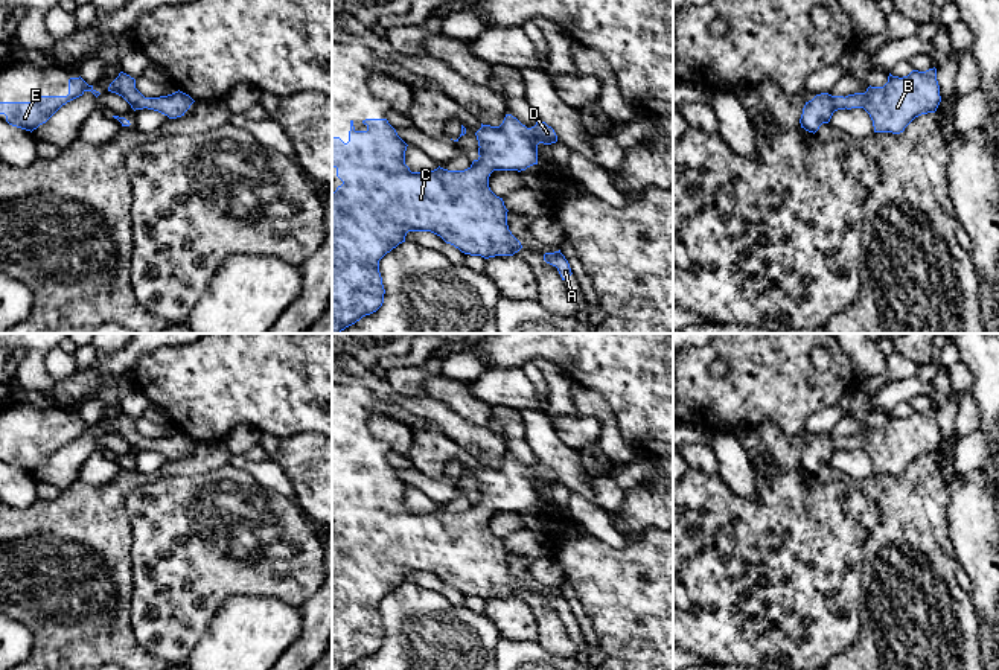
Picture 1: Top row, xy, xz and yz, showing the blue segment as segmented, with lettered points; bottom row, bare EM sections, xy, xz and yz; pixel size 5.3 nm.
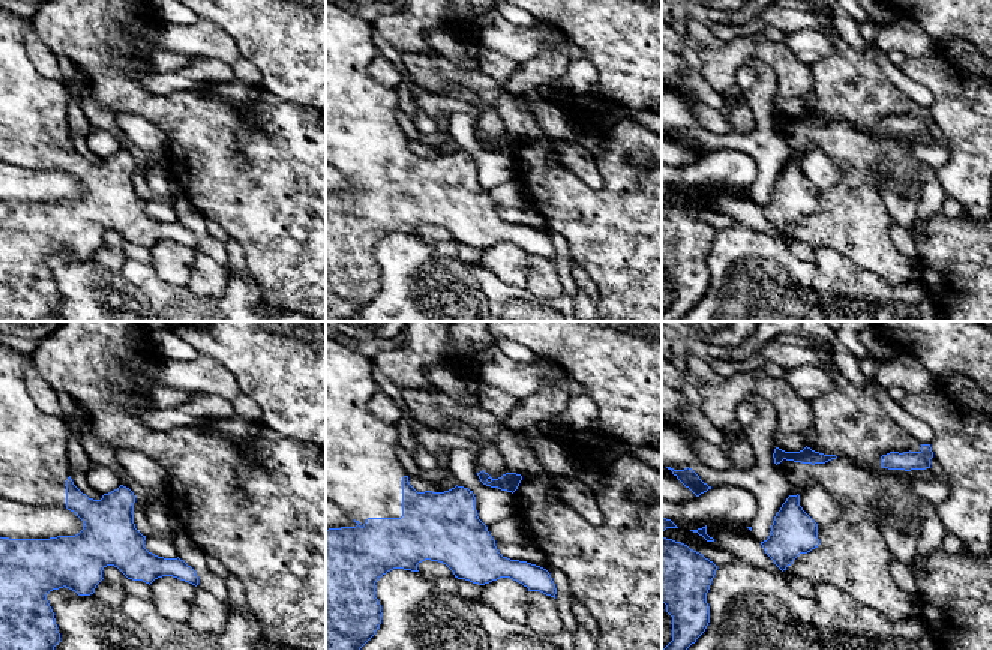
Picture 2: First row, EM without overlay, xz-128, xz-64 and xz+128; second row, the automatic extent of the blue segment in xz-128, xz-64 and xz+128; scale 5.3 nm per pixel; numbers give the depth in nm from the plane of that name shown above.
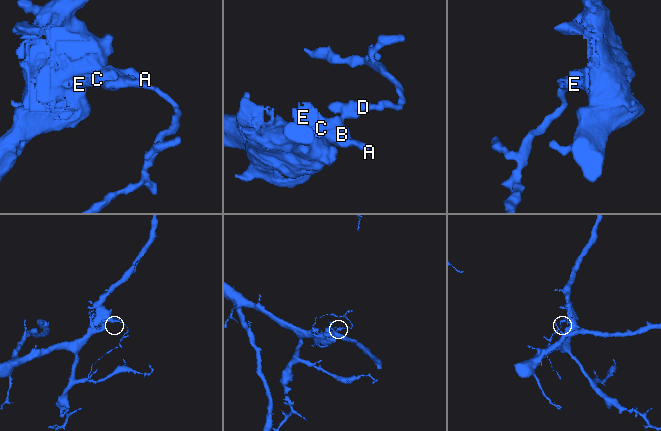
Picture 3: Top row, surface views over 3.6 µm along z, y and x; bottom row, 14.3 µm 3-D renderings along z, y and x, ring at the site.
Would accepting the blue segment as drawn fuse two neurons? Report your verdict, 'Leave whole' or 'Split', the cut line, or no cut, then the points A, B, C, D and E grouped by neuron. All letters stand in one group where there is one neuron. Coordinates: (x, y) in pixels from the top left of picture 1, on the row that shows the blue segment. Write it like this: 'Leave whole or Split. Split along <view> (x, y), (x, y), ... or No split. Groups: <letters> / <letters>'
Leave whole. No split. Groups: A B C D E

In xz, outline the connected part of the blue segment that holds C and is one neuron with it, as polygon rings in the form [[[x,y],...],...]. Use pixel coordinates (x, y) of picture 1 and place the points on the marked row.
[[[512,114],[500,126],[483,125],[475,132],[478,158],[464,171],[437,168],[411,172],[405,164],[407,143],[387,119],[365,119],[365,131],[356,131],[350,120],[349,142],[332,139],[332,166],[343,181],[332,192],[332,333],[340,333],[384,303],[379,260],[405,242],[408,231],[431,231],[464,254],[513,256],[522,245],[507,225],[503,198],[489,187],[493,171],[525,171],[538,164],[538,145],[551,145],[557,136],[539,120],[527,128]]]

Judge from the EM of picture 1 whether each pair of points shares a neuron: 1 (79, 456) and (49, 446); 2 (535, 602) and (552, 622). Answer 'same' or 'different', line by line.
1: different
2: same

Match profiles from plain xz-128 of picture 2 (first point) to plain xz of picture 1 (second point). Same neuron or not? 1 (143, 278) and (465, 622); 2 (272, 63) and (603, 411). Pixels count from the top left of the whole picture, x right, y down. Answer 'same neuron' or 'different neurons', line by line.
1: different neurons
2: different neurons

